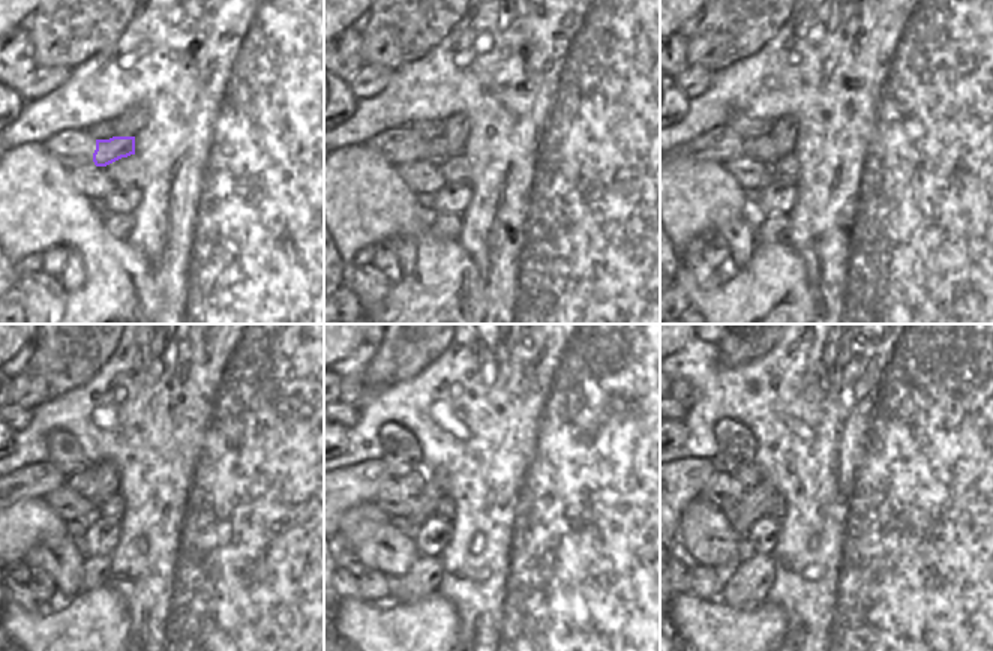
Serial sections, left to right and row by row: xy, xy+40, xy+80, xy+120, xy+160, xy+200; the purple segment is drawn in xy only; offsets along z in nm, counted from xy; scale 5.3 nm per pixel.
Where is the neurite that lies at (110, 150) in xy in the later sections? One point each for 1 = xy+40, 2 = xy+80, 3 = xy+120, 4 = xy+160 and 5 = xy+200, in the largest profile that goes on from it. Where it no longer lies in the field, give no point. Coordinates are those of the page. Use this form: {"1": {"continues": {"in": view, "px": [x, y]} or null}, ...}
{"1": {"continues": {"in": "xy+40", "px": [438, 150]}}, "2": {"continues": {"in": "xy+80", "px": [761, 149]}}, "3": {"continues": {"in": "xy+120", "px": [84, 483]}}, "4": {"continues": {"in": "xy+160", "px": [413, 483]}}, "5": {"continues": {"in": "xy+200", "px": [747, 477]}}}

